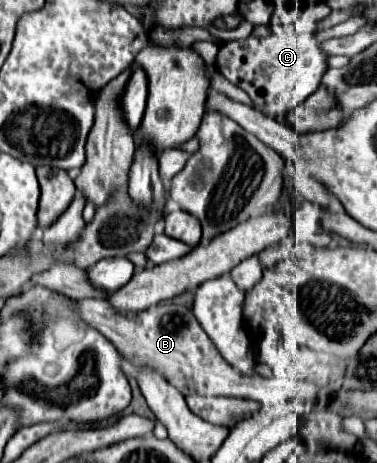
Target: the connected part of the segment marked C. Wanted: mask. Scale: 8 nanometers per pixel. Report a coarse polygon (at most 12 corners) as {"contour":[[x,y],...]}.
{"contour":[[315,28],[221,42],[215,67],[263,114],[321,86]]}

